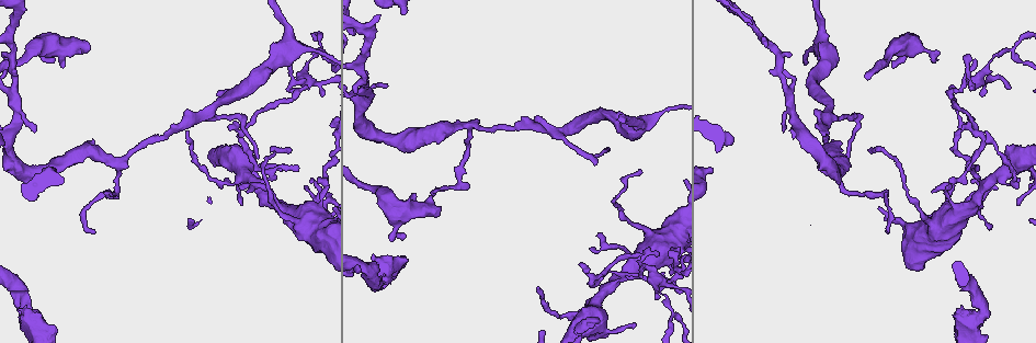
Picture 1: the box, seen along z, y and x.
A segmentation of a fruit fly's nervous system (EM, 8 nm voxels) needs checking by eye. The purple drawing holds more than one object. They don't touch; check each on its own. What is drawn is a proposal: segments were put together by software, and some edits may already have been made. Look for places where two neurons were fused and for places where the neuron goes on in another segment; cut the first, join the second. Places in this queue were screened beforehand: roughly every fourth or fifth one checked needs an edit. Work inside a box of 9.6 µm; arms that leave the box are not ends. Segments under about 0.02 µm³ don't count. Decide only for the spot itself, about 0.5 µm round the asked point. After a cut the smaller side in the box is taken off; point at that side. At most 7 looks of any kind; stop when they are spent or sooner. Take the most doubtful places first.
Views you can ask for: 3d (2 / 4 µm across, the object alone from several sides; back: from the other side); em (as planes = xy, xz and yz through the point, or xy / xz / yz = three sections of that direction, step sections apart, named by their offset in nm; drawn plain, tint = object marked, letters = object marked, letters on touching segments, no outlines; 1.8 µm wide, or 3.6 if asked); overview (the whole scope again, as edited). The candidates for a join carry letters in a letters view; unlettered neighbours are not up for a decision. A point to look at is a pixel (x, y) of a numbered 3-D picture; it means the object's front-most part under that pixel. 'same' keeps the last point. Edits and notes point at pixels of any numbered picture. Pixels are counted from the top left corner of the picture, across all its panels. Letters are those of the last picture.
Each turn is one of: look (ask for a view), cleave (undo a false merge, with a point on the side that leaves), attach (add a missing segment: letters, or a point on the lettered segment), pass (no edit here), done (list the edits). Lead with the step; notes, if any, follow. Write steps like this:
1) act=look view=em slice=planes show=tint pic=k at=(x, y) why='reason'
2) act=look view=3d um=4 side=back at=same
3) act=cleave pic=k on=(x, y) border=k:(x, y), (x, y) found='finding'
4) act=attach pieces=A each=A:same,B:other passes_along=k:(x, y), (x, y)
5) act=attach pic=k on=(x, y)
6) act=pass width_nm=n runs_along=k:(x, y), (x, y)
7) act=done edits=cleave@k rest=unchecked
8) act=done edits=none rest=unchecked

act=look view=em slice=planes show=letters pic=1 at=(711, 170) why='long arm stops here'

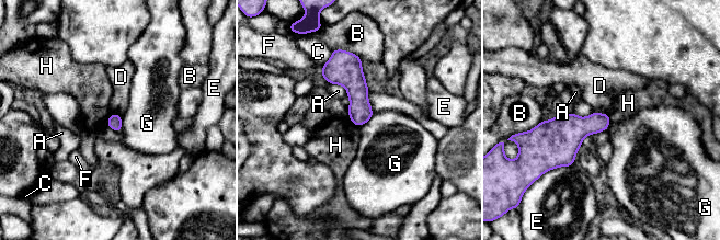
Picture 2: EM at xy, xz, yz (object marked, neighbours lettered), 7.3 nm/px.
act=pass each=A:other,B:other,C:other,D:other,E:other,F:other,G:other,H:other found='none of them fits'

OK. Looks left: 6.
act=look view=3d um=2 pic=1 at=(404, 235) why='branch stops here'

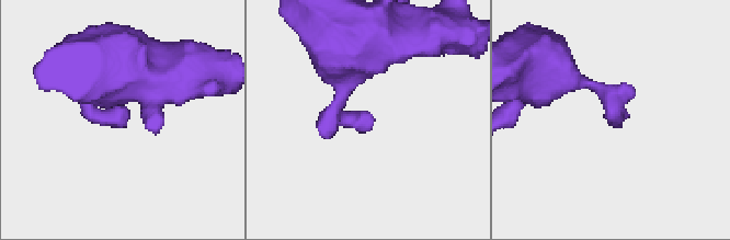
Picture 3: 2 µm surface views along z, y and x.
act=look view=em slice=xy step=8 show=letters pic=3 at=(617, 112)

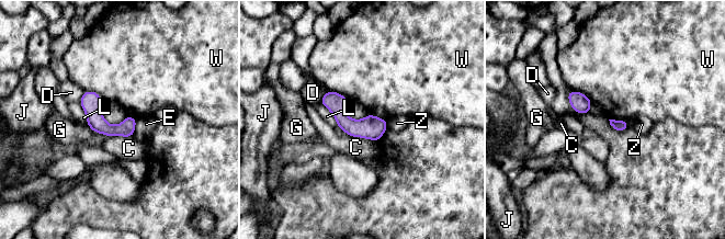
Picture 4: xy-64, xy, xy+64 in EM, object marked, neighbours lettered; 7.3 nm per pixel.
act=look view=em slice=planes show=letters at=same

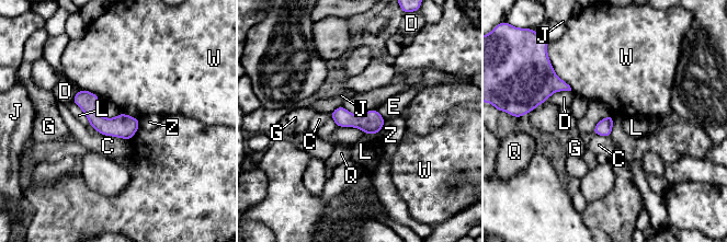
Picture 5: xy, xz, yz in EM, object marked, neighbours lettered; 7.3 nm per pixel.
act=pass each=C:other,D:other,E:other,G:other,J:other,L:other,Q:other,W:other,Z:other runs_along=5:(79, 94), (105, 126), (135, 127) found='none of them fits'

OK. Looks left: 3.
act=look view=em slice=planes show=tint pic=1 at=(960, 129) why='free end'

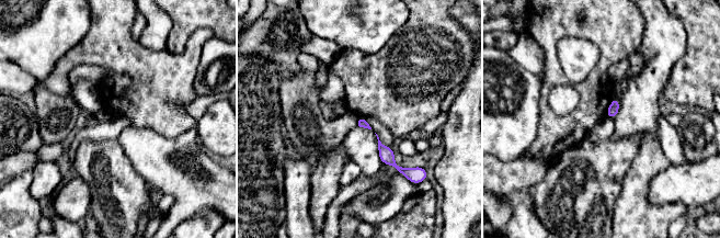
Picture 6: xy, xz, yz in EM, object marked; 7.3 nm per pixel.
act=look view=em slice=planes show=letters at=same

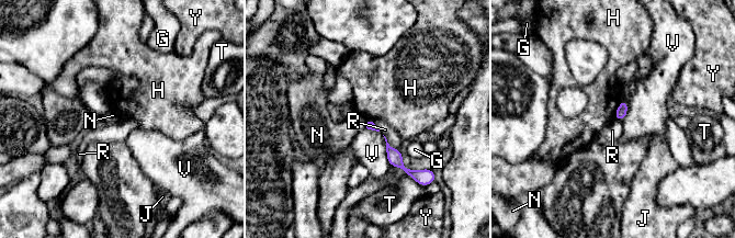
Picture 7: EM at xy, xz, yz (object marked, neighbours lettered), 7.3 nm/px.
act=pass longest_contact=V:240nm each=G:other,H:other,J:other,N:other,R:other,T:other,V:other,Y:other border=7:(383, 134), (386, 142), (398, 149) found='none of them fits'

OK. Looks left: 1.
act=done edits=none rest=unchecked

